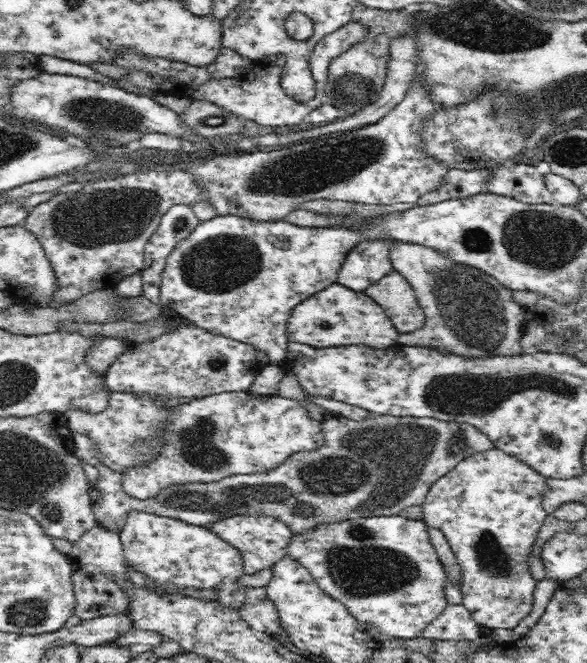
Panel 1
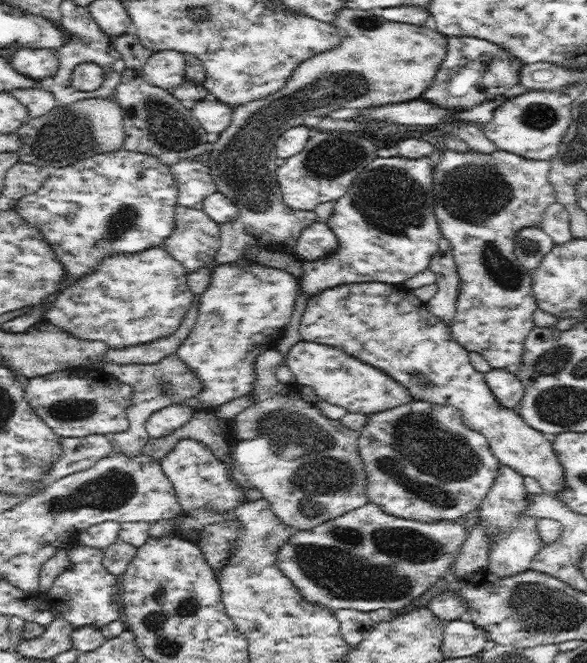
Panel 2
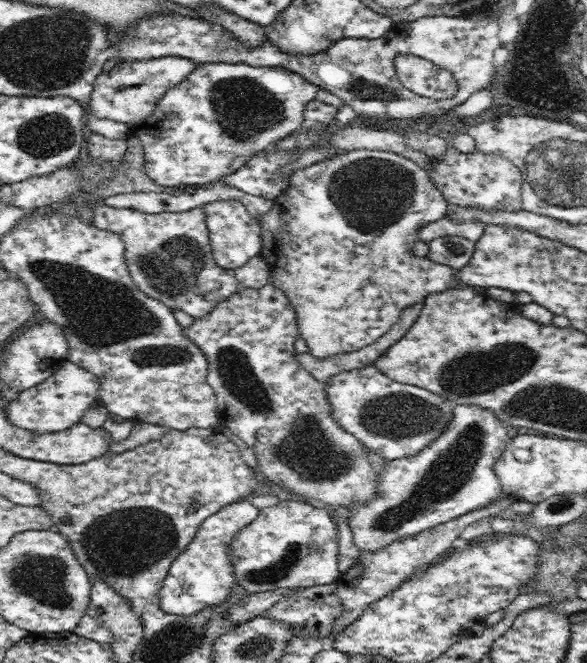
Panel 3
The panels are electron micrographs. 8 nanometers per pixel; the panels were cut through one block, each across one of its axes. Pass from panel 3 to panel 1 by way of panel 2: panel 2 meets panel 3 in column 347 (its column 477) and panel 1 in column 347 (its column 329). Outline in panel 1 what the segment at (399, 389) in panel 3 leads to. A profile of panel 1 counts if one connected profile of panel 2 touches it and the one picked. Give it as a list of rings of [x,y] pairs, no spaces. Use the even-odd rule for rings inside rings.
[[[338,282],[296,305],[287,320],[289,341],[326,349],[331,346],[368,345],[387,349],[397,345],[399,332],[385,310],[364,292],[354,292]]]

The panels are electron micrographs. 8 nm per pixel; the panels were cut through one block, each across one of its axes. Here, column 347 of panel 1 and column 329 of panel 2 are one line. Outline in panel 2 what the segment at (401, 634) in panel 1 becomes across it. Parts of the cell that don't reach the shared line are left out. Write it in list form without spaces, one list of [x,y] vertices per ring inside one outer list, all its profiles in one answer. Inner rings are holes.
[[[376,503],[364,504],[361,508],[356,508],[344,514],[343,516],[334,518],[333,520],[328,520],[314,529],[310,530],[292,530],[290,540],[278,550],[278,558],[276,558],[276,563],[278,567],[284,571],[287,578],[298,588],[298,591],[304,596],[304,599],[312,601],[314,603],[322,603],[336,612],[338,609],[356,609],[362,612],[372,612],[372,610],[378,610],[379,608],[387,608],[390,610],[404,608],[406,605],[410,604],[414,599],[425,594],[434,584],[436,584],[440,579],[446,577],[452,562],[456,561],[458,554],[460,554],[460,548],[464,546],[466,538],[468,538],[469,529],[464,524],[460,522],[447,522],[446,520],[441,520],[441,522],[420,522],[416,519],[408,520],[406,518],[399,518],[398,516],[393,516],[392,514],[387,514],[382,508],[380,508]]]

